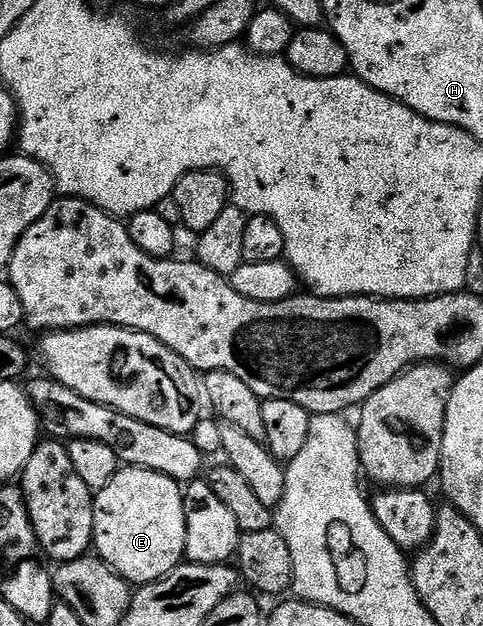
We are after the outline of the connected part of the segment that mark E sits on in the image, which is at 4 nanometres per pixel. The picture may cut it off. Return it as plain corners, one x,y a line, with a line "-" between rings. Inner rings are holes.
123,466
94,498
94,551
128,584
152,584
184,563
185,506
179,481
153,470

